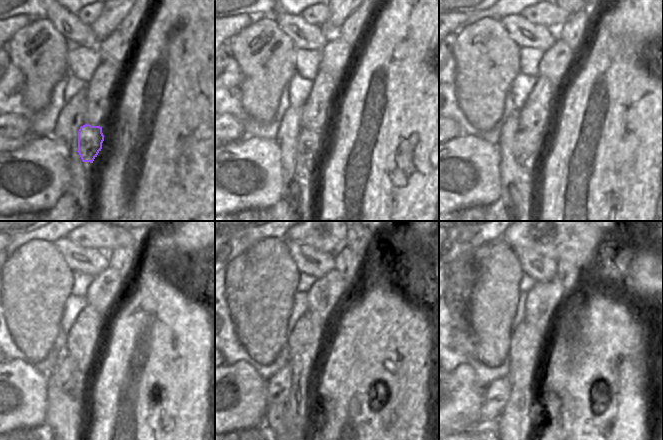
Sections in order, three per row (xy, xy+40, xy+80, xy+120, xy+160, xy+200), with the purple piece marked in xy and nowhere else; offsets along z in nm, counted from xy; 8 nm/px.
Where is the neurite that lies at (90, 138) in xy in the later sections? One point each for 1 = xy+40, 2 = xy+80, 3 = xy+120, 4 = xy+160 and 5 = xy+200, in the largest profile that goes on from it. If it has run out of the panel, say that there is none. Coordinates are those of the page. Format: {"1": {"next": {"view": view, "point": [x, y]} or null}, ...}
{"1": {"next": {"view": "xy+40", "point": [309, 145]}}, "2": {"next": {"view": "xy+80", "point": [528, 145]}}, "3": {"next": {"view": "xy+120", "point": [58, 408]}}, "4": {"next": {"view": "xy+160", "point": [278, 387]}}, "5": {"next": {"view": "xy+200", "point": [496, 394]}}}

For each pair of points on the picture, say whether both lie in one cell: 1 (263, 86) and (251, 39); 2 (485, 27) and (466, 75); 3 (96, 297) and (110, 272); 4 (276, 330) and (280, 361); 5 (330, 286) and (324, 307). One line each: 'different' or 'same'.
1: same
2: same
3: same
4: different
5: same

